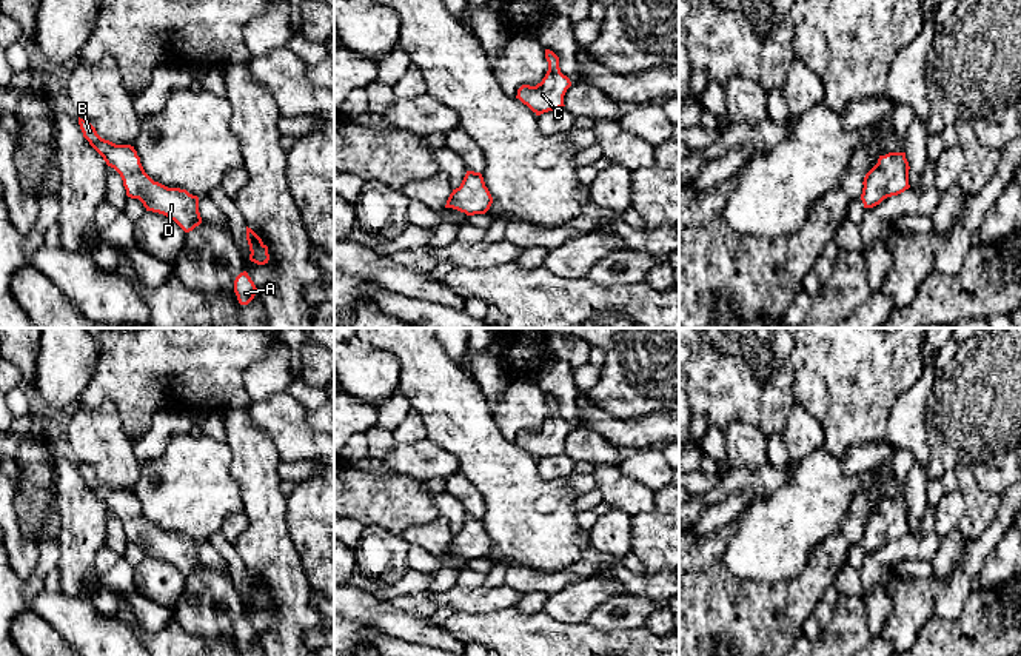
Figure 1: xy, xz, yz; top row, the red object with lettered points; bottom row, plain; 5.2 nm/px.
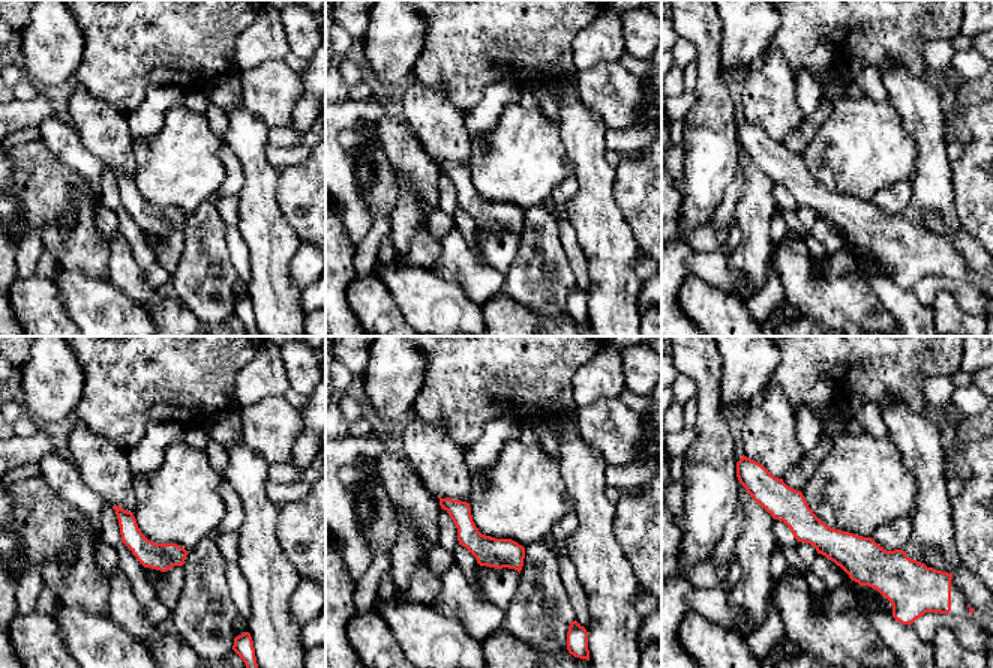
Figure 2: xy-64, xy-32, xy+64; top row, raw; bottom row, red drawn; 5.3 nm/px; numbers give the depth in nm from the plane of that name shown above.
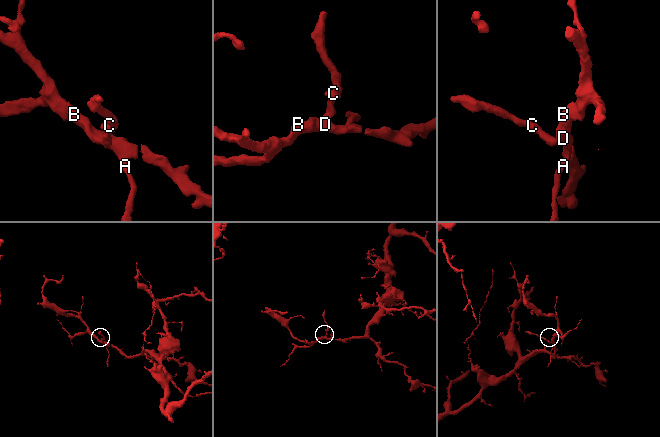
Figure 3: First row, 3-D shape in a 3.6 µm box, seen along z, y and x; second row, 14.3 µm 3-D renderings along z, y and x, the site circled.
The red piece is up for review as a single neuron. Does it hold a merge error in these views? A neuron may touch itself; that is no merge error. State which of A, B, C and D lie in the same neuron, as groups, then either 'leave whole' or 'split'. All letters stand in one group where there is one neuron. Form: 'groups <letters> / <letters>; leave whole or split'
groups A B C D; leave whole

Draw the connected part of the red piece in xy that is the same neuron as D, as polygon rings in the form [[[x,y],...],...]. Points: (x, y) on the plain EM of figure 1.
[[[79,462],[79,470],[89,490],[103,502],[108,511],[120,519],[128,542],[139,544],[146,556],[169,562],[185,577],[202,568],[197,541],[189,539],[186,534],[168,533],[154,527],[145,517],[134,491],[115,490],[102,484],[85,464]]]

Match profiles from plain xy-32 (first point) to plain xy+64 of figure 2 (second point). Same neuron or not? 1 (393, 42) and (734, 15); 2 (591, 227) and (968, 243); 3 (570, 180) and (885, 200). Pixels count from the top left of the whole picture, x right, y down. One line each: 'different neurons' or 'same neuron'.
1: same neuron
2: different neurons
3: same neuron

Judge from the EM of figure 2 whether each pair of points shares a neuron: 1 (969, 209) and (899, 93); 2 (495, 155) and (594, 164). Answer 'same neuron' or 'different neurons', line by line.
1: different neurons
2: different neurons

